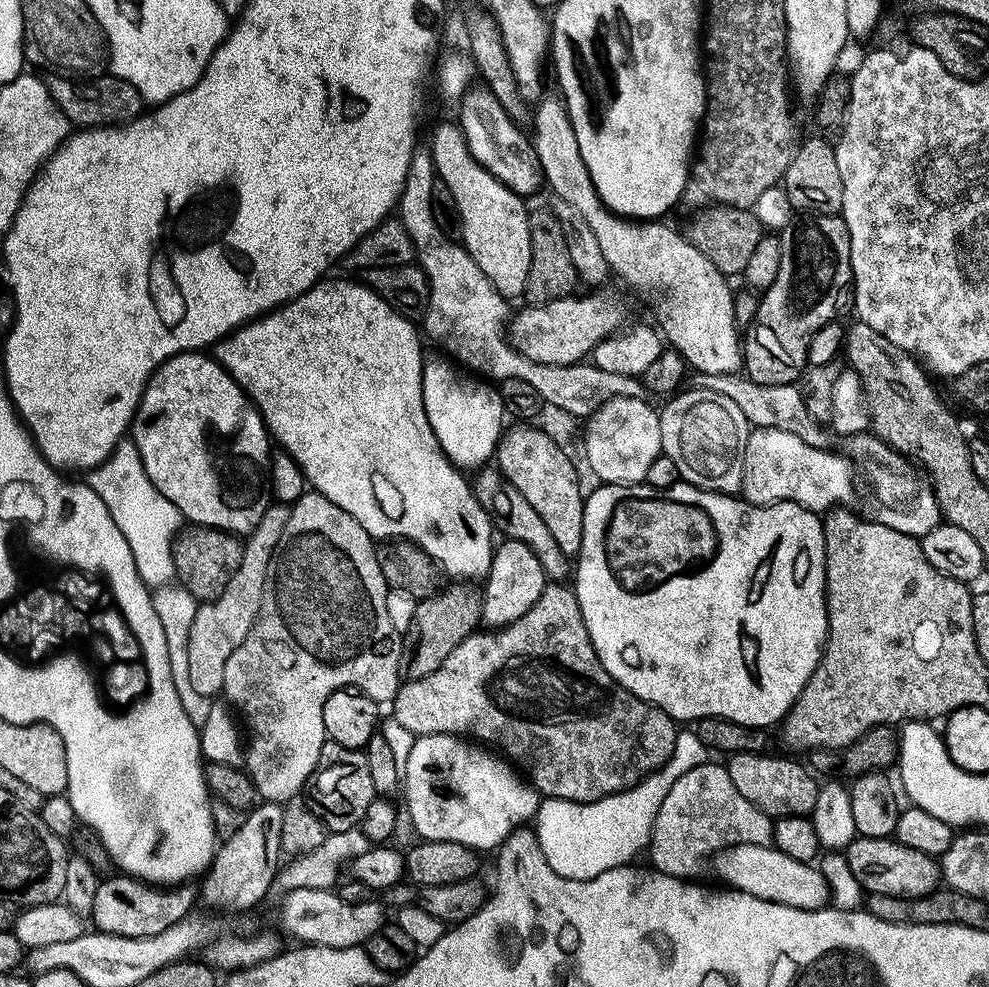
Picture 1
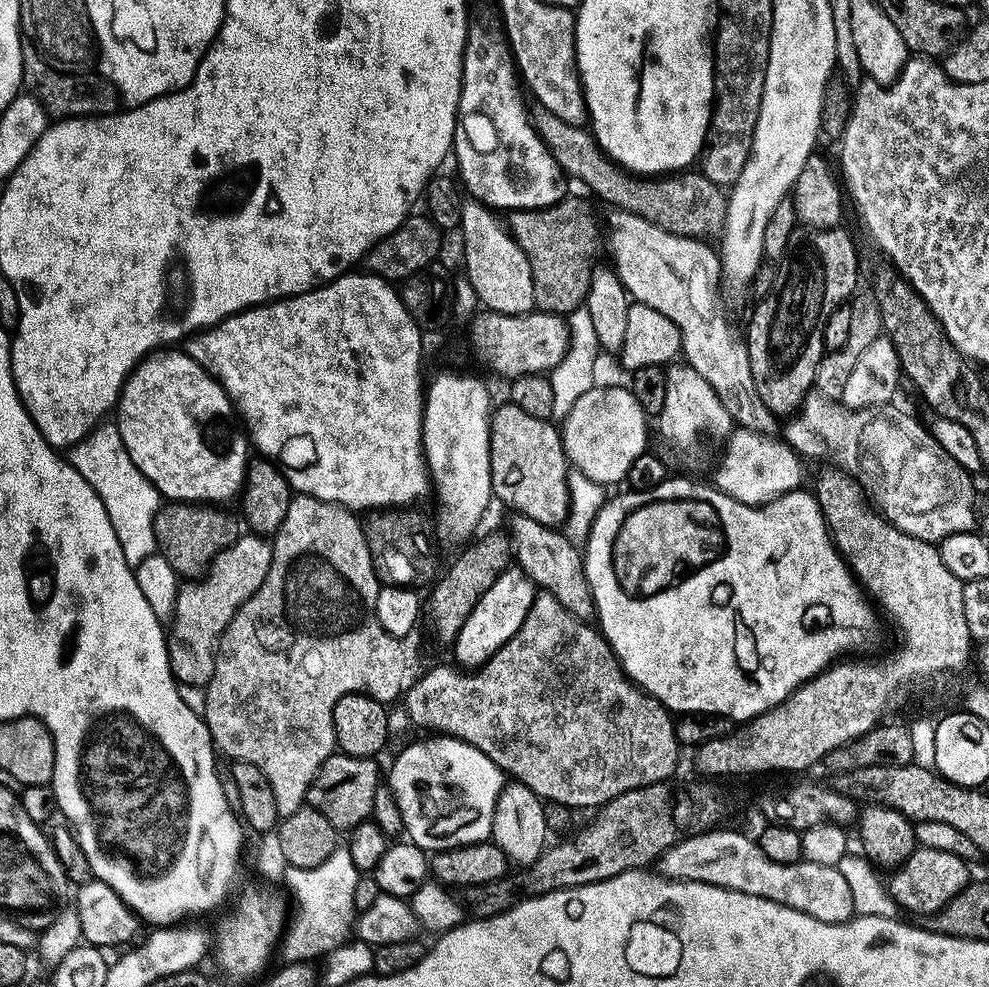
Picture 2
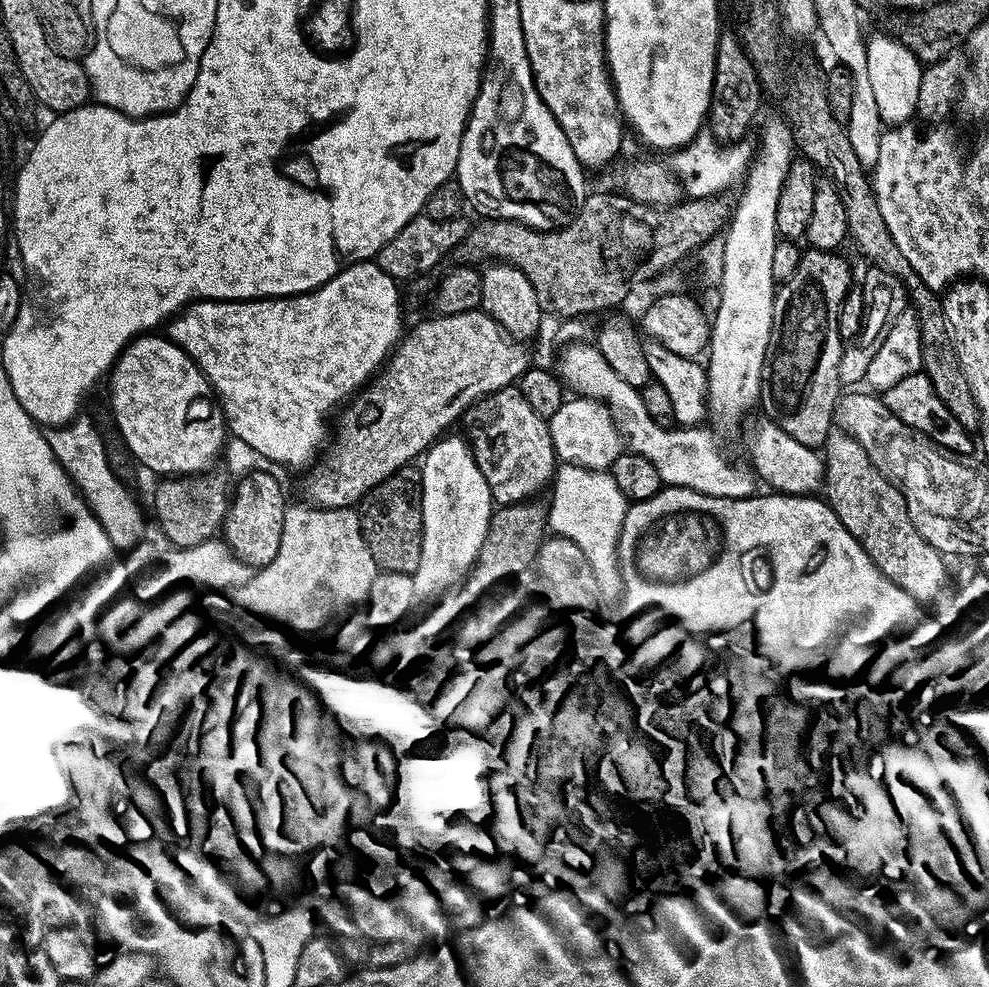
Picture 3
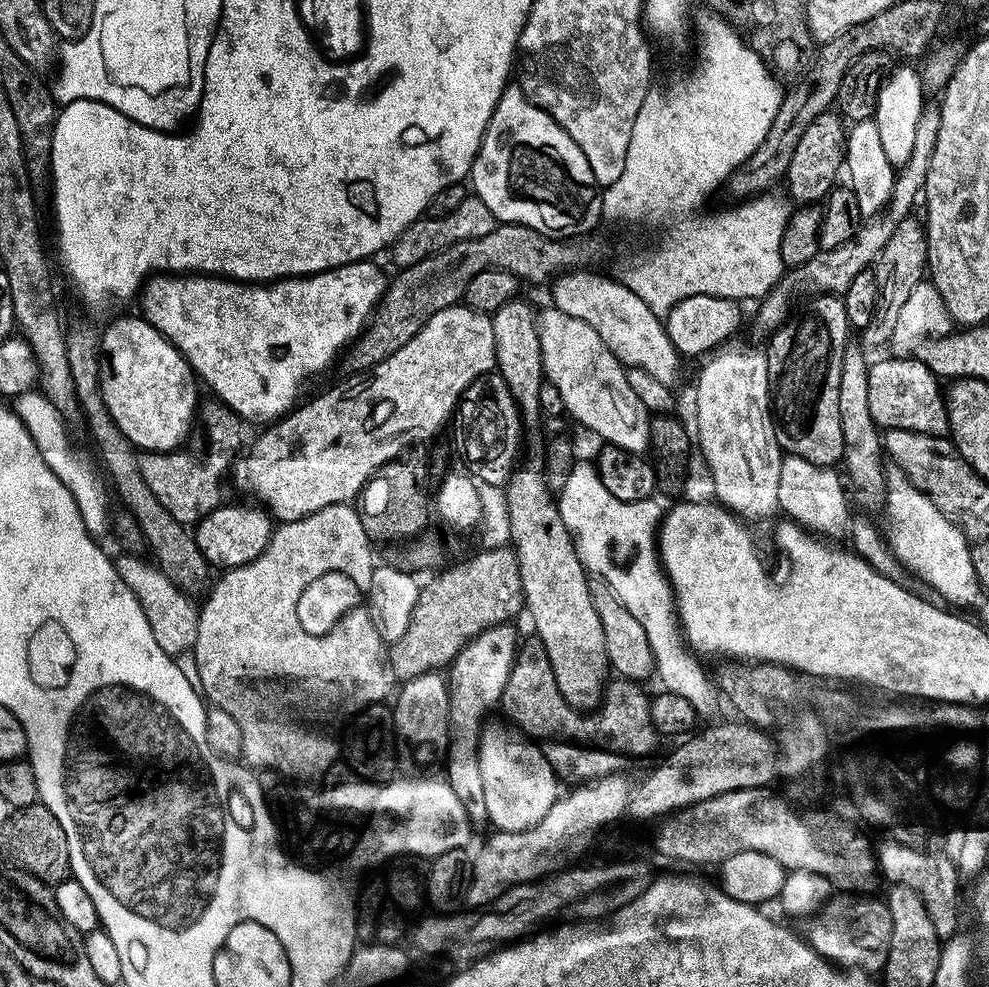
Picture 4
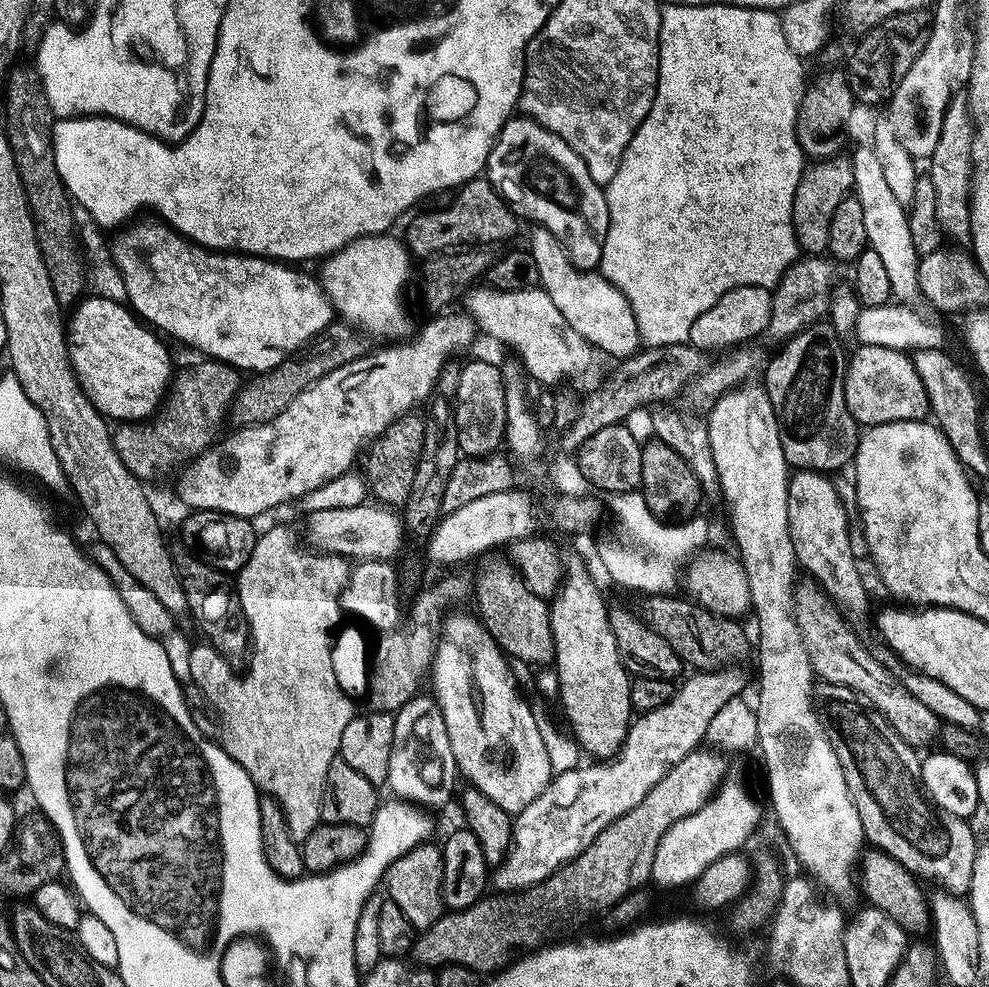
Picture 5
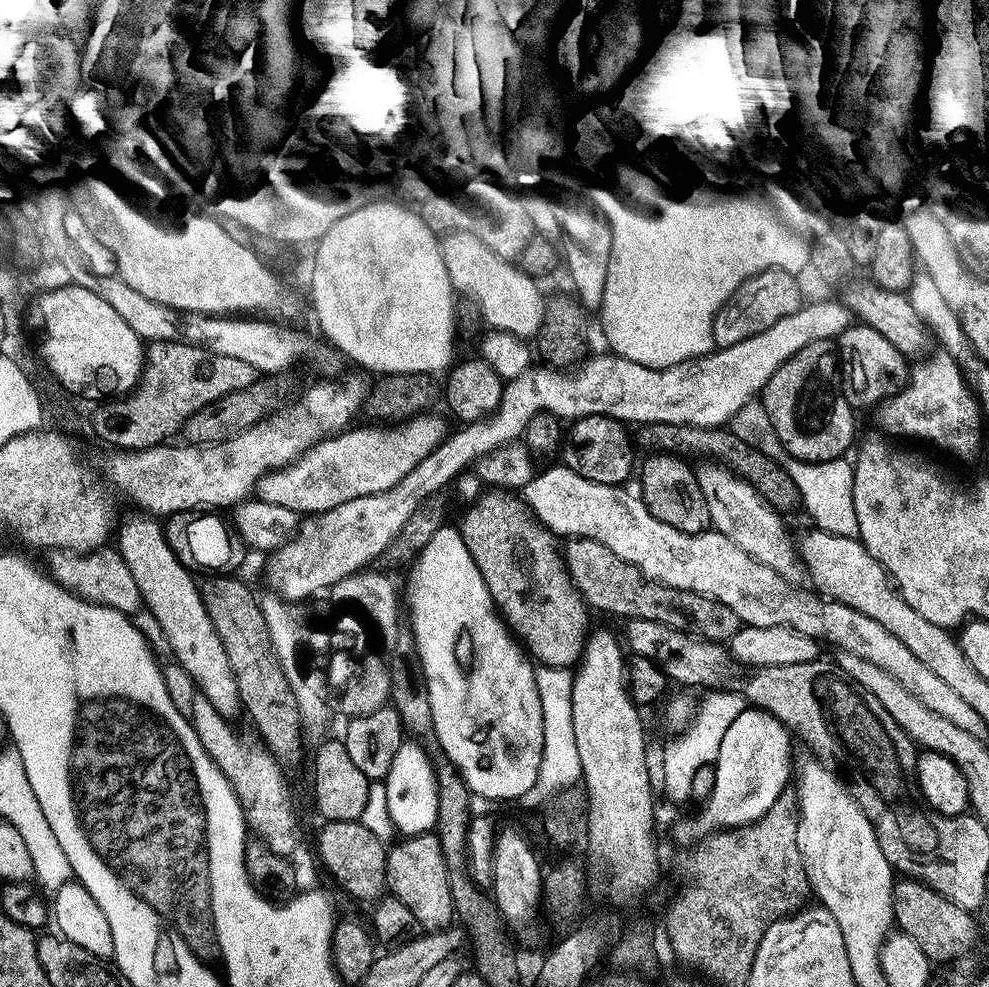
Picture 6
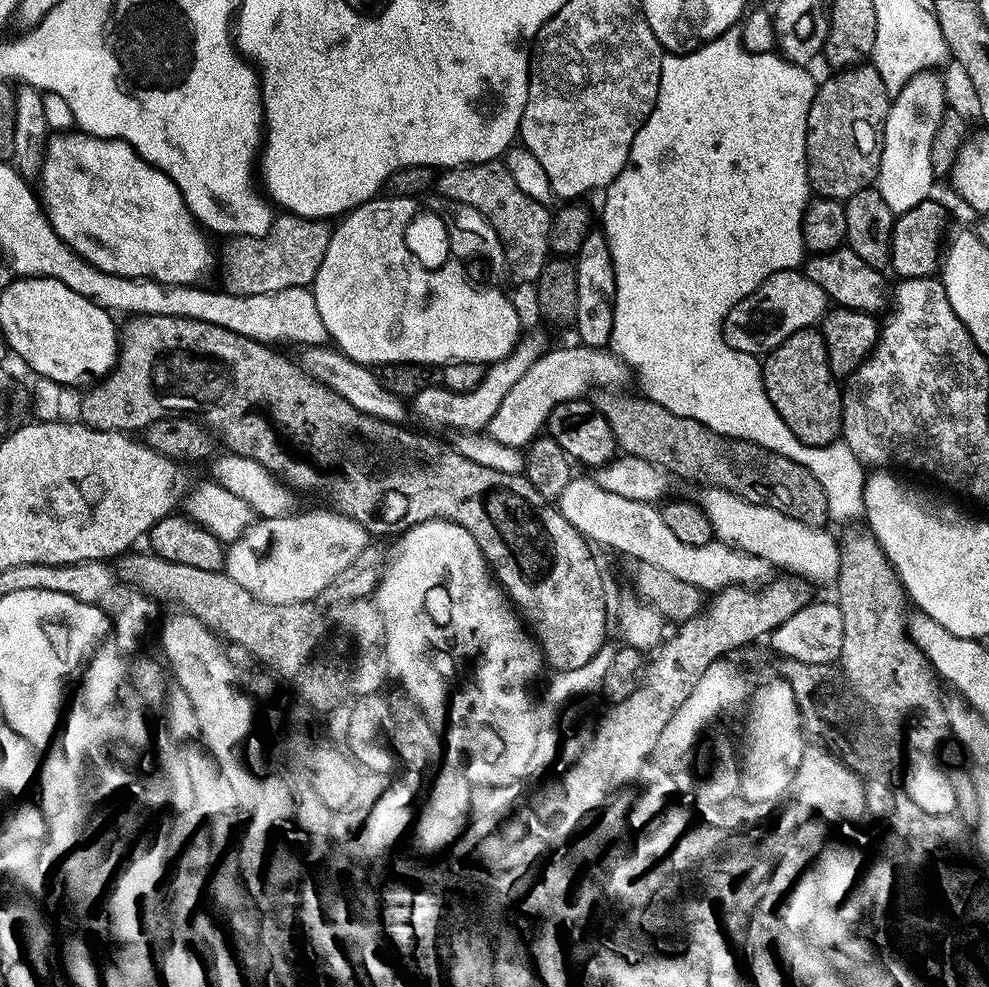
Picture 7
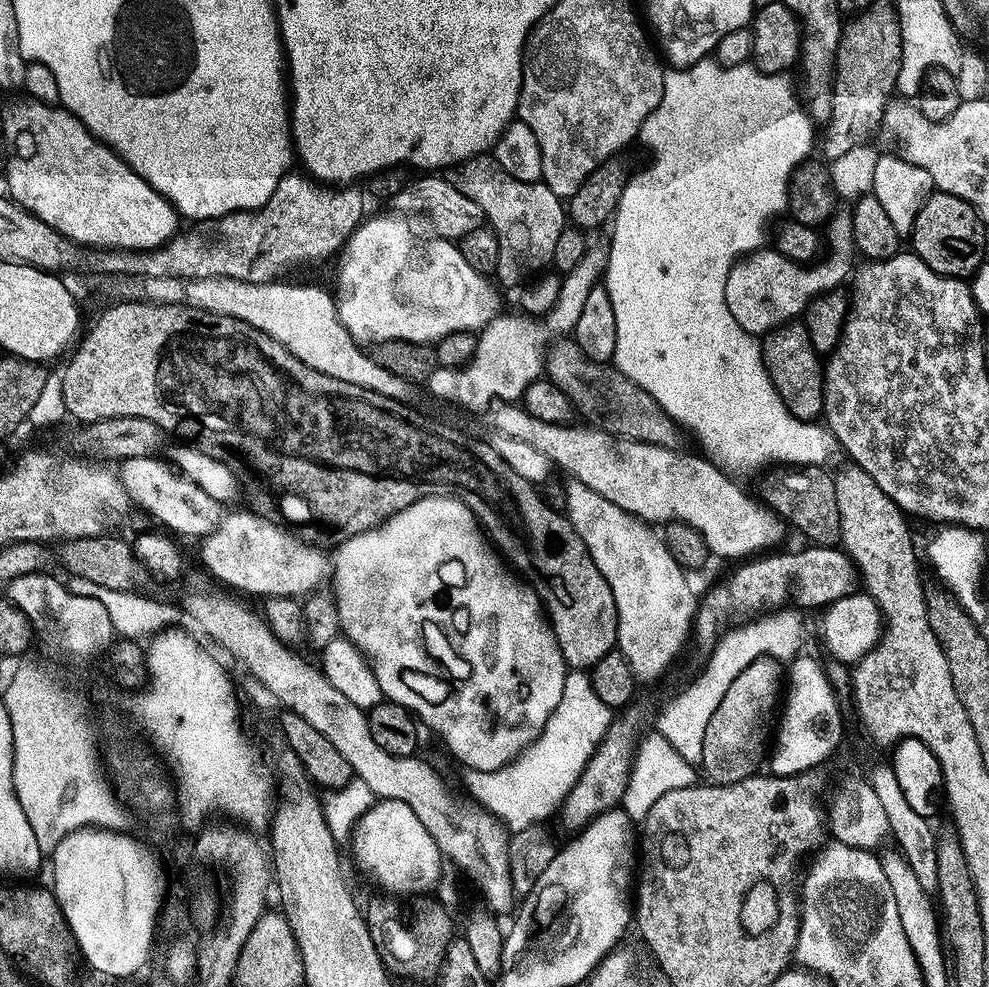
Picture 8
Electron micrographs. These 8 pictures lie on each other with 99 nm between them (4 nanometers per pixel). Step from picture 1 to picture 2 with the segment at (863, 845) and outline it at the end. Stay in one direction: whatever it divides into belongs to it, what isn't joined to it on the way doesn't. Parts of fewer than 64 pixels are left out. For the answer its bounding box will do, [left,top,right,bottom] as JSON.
[886,846,970,917]

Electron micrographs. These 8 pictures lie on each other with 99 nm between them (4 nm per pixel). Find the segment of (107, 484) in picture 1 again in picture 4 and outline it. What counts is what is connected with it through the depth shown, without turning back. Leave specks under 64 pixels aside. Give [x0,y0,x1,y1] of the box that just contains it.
[14,390,121,558]

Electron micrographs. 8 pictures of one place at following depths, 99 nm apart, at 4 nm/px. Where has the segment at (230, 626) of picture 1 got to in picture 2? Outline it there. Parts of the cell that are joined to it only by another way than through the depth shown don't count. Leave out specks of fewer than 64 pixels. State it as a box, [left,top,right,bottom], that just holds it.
[167,534,271,689]

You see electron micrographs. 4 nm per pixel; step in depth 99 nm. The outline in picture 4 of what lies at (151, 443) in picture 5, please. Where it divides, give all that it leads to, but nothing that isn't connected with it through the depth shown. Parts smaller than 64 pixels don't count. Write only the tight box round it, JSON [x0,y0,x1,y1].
[137,398,245,526]

